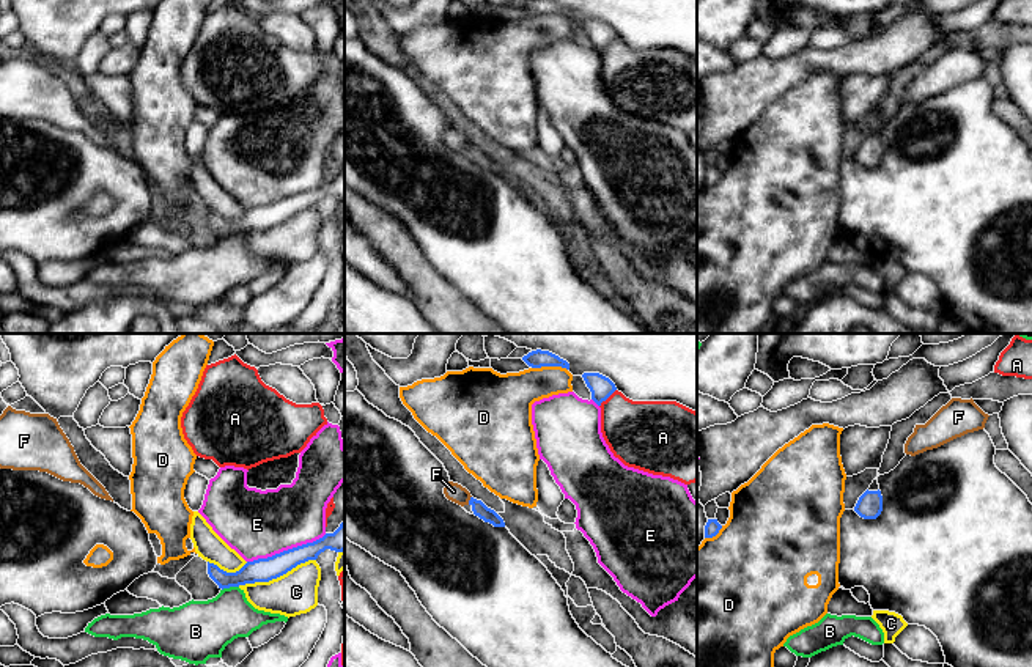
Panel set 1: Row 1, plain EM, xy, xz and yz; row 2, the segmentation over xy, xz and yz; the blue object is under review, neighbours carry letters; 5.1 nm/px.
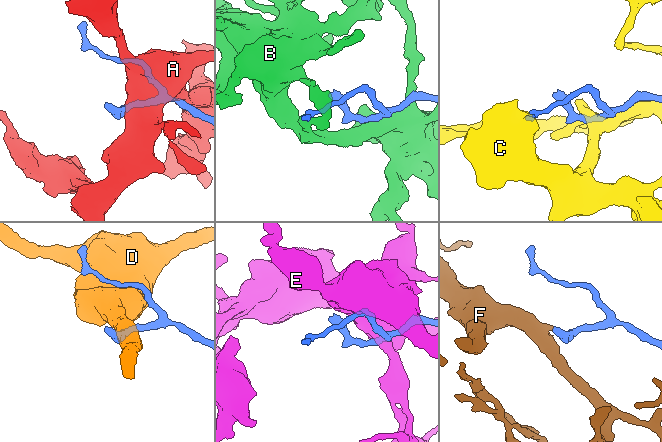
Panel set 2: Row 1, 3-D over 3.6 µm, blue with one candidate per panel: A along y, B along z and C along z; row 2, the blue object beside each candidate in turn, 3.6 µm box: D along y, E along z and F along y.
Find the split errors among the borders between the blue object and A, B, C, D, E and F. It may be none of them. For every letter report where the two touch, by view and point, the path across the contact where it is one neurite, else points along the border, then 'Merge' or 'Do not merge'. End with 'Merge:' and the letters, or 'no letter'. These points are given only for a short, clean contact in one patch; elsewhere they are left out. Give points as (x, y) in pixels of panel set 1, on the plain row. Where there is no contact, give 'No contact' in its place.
A: Touches blue at xz (606, 46). Do not merge
B: Touches blue at xy (230, 233). Do not merge
C: Touches blue at xy (276, 225). Do not merge
D: Touches blue at xz (549, 13). Do not merge
E: Touches blue at xy (288, 197). Do not merge
F: Touches blue at xz (469, 148). Path across: xz (479, 156), (469, 148), (453, 139). Merge
Merge: F

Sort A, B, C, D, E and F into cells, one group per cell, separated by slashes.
A / B / C / D / E / F

